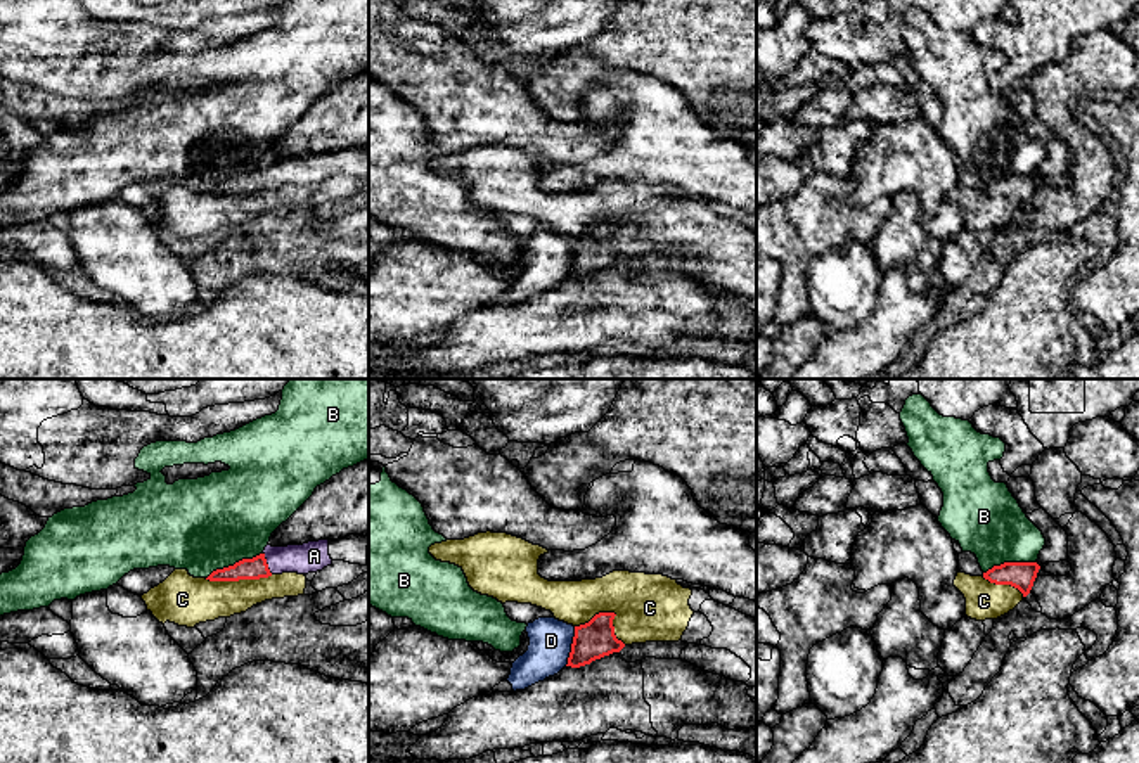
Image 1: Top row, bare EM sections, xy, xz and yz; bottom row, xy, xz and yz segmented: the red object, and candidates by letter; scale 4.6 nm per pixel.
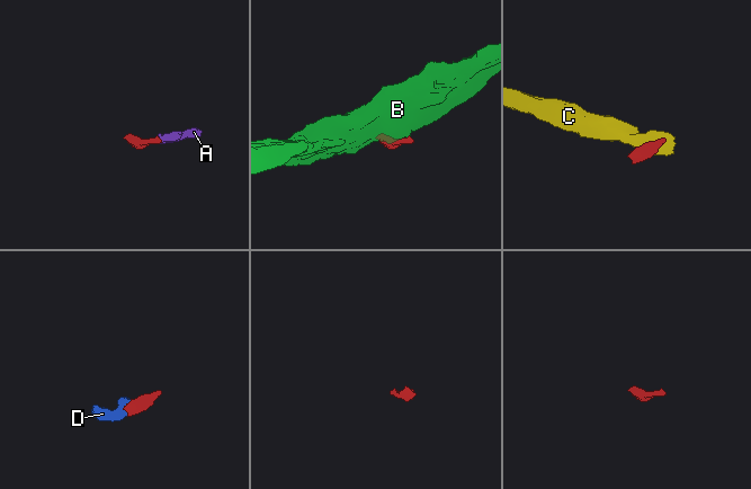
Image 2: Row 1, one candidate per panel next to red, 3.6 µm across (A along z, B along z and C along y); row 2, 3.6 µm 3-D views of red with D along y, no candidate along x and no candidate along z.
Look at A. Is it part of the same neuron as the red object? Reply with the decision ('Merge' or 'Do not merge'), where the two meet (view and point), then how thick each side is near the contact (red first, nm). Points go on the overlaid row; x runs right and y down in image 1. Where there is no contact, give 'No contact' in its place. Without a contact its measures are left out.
Merge. Touches red at xy (265, 563). Thickness 100 nm (red) against 140 nm

